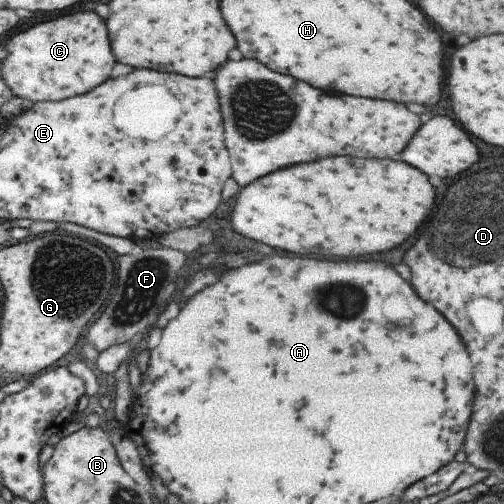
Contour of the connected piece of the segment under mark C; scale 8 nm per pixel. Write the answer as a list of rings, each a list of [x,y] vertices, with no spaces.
[[[75,12],[40,22],[8,41],[5,48],[9,50],[9,56],[3,60],[1,78],[17,97],[33,103],[87,94],[110,80],[118,63],[111,48],[107,22],[97,12]]]

